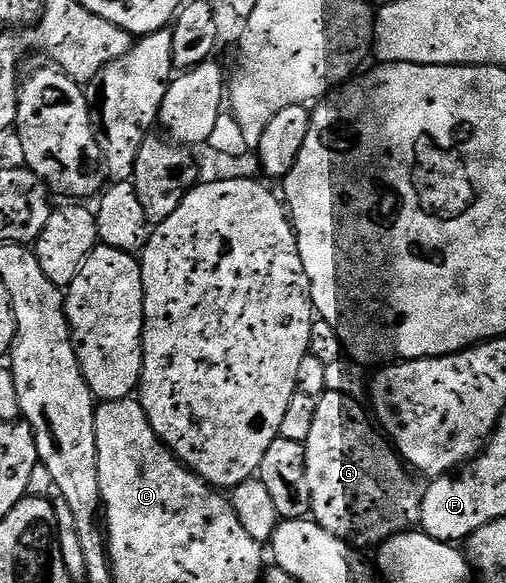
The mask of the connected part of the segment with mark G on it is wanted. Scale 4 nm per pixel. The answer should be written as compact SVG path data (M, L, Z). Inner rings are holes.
M325 391L318 397L316 419L305 442L308 490L312 490L310 510L317 524L342 540L367 540L377 545L383 540L389 540L391 536L413 529L421 521L422 498L420 488L410 481L411 473L402 457L376 427L367 409L362 409L358 403L355 397L345 396L343 392Z

